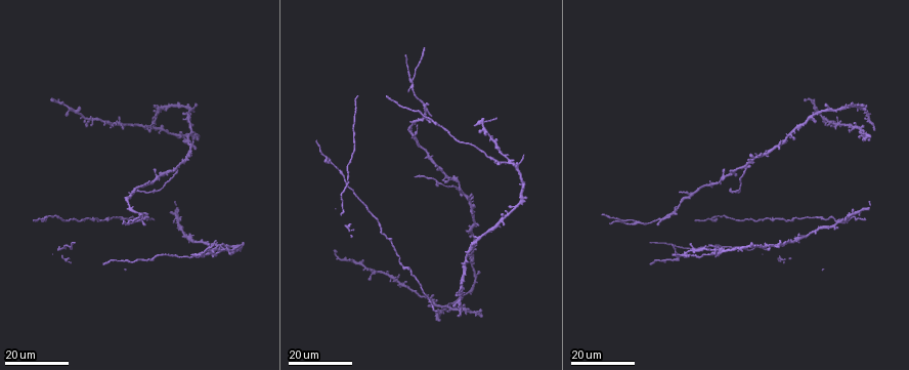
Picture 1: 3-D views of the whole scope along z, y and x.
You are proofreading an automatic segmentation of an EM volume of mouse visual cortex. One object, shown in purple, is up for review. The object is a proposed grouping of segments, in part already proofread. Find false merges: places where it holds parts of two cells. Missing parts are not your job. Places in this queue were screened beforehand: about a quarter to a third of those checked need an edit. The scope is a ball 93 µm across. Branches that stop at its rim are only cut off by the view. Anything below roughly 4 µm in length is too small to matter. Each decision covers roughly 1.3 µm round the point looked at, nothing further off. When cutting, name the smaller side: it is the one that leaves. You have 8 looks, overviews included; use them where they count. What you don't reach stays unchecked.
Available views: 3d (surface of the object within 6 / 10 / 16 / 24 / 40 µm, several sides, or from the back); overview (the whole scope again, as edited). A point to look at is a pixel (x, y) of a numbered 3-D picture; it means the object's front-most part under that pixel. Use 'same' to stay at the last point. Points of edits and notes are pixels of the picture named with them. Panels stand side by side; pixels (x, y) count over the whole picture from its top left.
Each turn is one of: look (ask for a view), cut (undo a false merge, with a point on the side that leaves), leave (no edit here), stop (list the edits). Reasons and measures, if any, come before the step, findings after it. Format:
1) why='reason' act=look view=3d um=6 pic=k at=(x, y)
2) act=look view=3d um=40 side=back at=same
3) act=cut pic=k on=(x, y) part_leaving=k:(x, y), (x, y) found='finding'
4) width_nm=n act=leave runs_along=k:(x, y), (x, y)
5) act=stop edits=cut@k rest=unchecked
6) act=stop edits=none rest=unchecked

why='looks like a crossing' act=look view=3d um=16 pic=1 at=(714, 251)

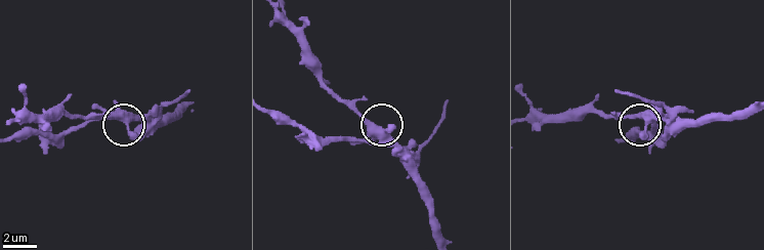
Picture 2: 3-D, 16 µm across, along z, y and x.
why='zoom in' act=look view=3d um=10 pic=2 at=(120, 113)

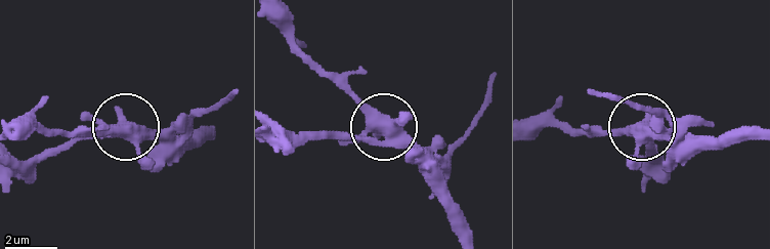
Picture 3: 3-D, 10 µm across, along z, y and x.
width_nm=440 act=cut pic=3 on=(353, 135) part_leaving=3:(395, 143), (305, 136), (272, 123) found='two cells meet here'

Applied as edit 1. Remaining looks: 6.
why='thin arm on a thick one' act=look view=3d um=24 pic=1 at=(678, 256)

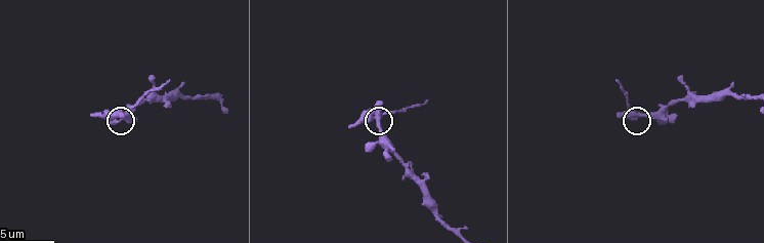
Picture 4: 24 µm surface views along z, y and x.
why='closer look' act=look view=3d um=10 pic=4 at=(379, 119)

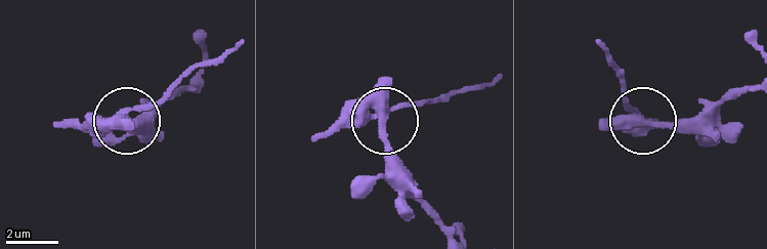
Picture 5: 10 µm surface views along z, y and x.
side_arm_um=6 act=cut pic=5 on=(137, 109) part_leaving=5:(101, 121), (152, 102), (238, 48) found='two cells meet here'

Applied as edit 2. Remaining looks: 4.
act=look view=overview

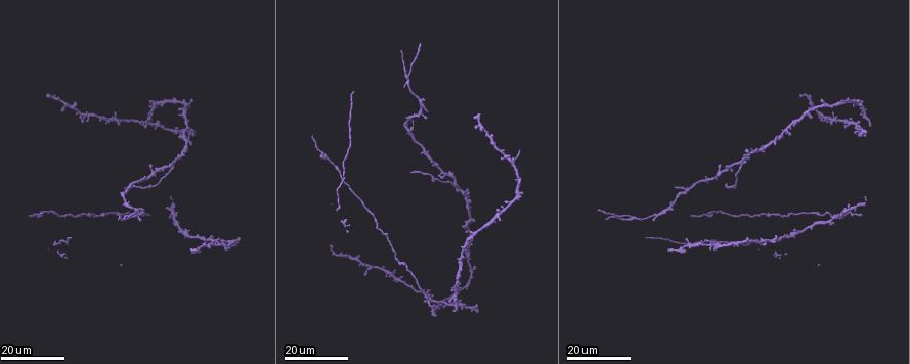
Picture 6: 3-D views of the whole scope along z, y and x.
act=look view=3d um=16 pic=6 at=(739, 164)

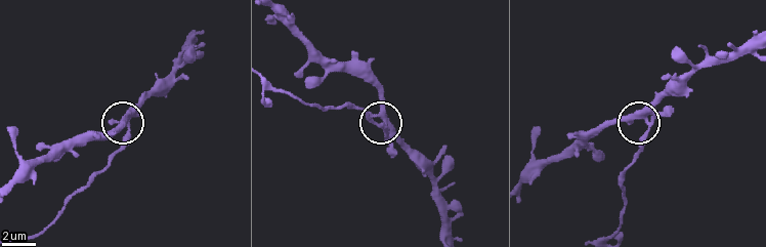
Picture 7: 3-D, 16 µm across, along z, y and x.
act=look view=3d um=10 pic=7 at=(651, 121)

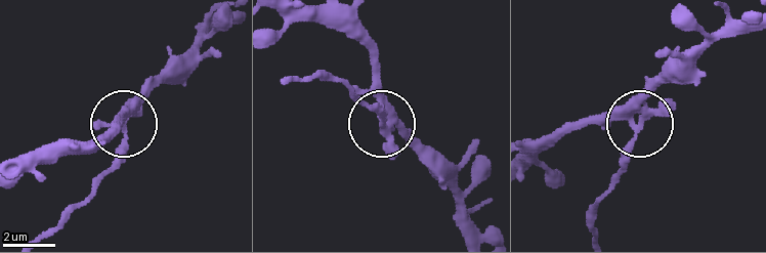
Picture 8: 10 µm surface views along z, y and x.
act=cut pic=8 on=(119, 149) part_leaving=8:(385, 125), (339, 81), (299, 78) found='two cells meet here'

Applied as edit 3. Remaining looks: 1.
act=stop edits=cut@3,cut@5,cut@8 rest=unchecked

